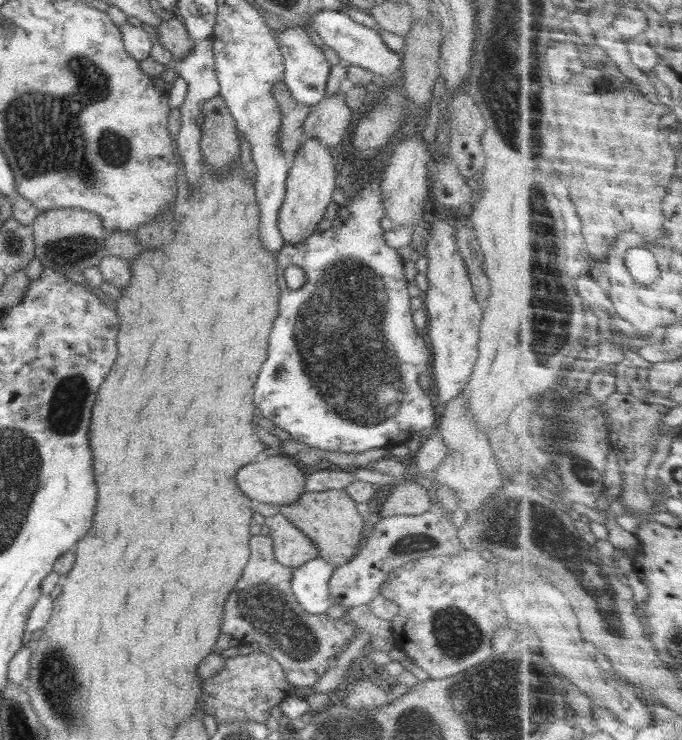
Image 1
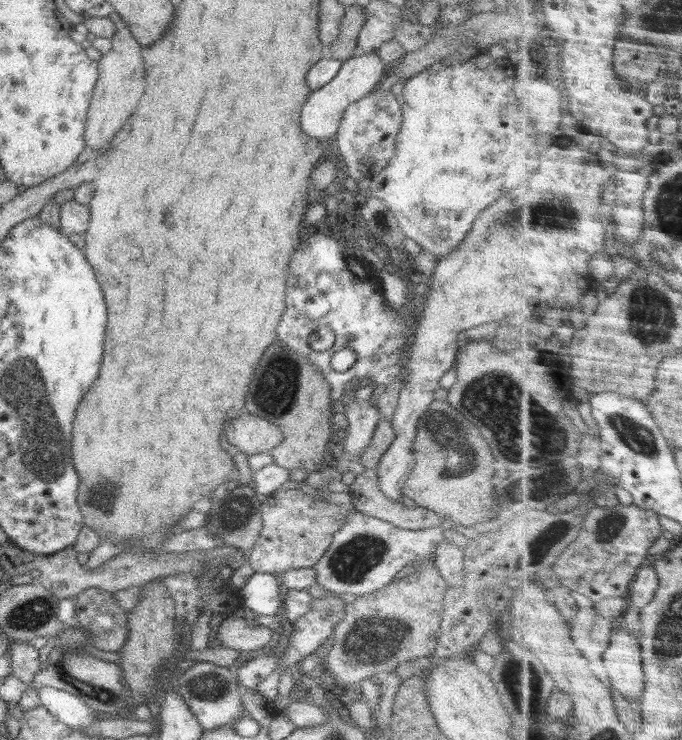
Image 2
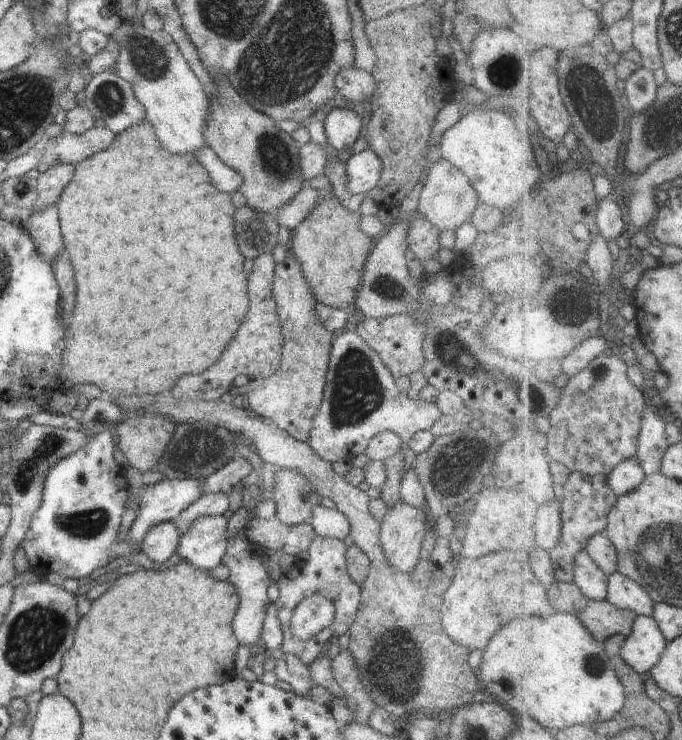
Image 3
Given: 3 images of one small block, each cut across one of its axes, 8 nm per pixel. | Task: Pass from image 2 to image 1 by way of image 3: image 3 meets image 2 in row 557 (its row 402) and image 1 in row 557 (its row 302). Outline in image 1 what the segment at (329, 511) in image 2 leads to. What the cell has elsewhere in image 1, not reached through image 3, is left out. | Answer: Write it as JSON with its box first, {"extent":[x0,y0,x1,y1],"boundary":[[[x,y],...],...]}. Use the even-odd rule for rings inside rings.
{"extent":[265,514,319,569],"boundary":[[[283,514],[268,516],[265,523],[270,528],[273,551],[280,564],[295,569],[319,556],[318,547]]]}

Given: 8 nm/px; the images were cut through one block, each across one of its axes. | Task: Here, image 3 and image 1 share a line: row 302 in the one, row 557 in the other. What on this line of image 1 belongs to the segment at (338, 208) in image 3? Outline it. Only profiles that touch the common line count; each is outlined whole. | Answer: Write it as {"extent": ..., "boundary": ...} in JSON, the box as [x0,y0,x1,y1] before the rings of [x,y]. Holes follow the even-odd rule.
{"extent":[279,489,368,567],"boundary":[[[345,489],[325,490],[322,492],[304,492],[296,502],[279,506],[283,514],[296,528],[306,535],[318,547],[319,556],[334,567],[347,563],[360,550],[360,536],[368,518],[356,509]]]}

